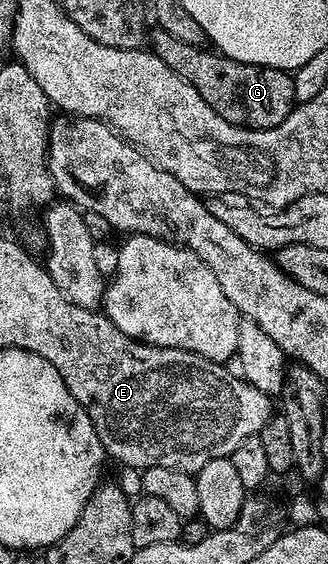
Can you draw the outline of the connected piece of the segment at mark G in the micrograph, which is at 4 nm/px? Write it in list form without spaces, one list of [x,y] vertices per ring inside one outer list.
[[[160,29],[154,30],[154,35],[152,32],[151,50],[183,81],[190,83],[219,117],[237,127],[251,127],[254,131],[277,127],[294,109],[295,89],[290,72],[240,63],[216,50],[187,45]]]

